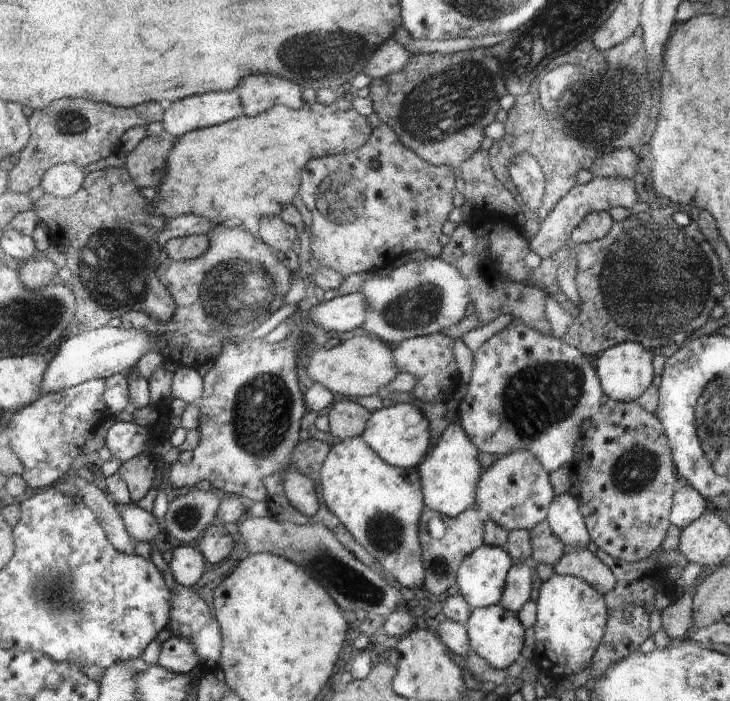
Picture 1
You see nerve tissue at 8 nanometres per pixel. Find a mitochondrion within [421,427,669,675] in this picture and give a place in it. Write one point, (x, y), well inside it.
(631, 472)

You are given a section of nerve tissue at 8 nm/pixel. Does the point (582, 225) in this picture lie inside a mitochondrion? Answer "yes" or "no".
no

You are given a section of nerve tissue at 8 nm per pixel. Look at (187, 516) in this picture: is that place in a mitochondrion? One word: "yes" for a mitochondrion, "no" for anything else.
yes

